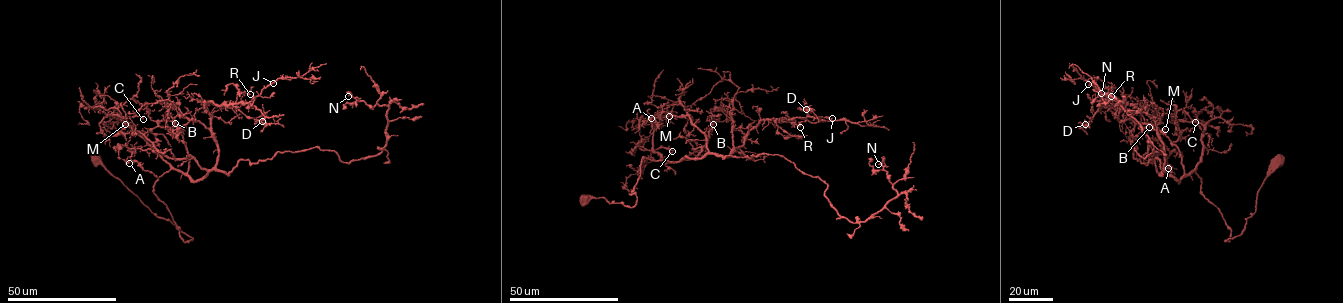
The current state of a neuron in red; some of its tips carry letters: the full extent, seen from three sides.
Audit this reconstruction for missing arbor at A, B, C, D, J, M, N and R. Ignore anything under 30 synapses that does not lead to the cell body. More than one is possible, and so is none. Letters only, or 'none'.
none

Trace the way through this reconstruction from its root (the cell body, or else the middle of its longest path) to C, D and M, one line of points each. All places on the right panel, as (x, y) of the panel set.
C: (1277, 162), (1242, 232), (1226, 241), (1231, 230), (1195, 172), (1206, 128), (1195, 122)
D: (1277, 162), (1229, 241), (1195, 171), (1180, 182), (1166, 173), (1155, 120), (1134, 106), (1101, 105), (1085, 124)
M: (1277, 162), (1242, 232), (1226, 241), (1231, 230), (1195, 171), (1177, 181), (1151, 162), (1146, 133), (1165, 129)

